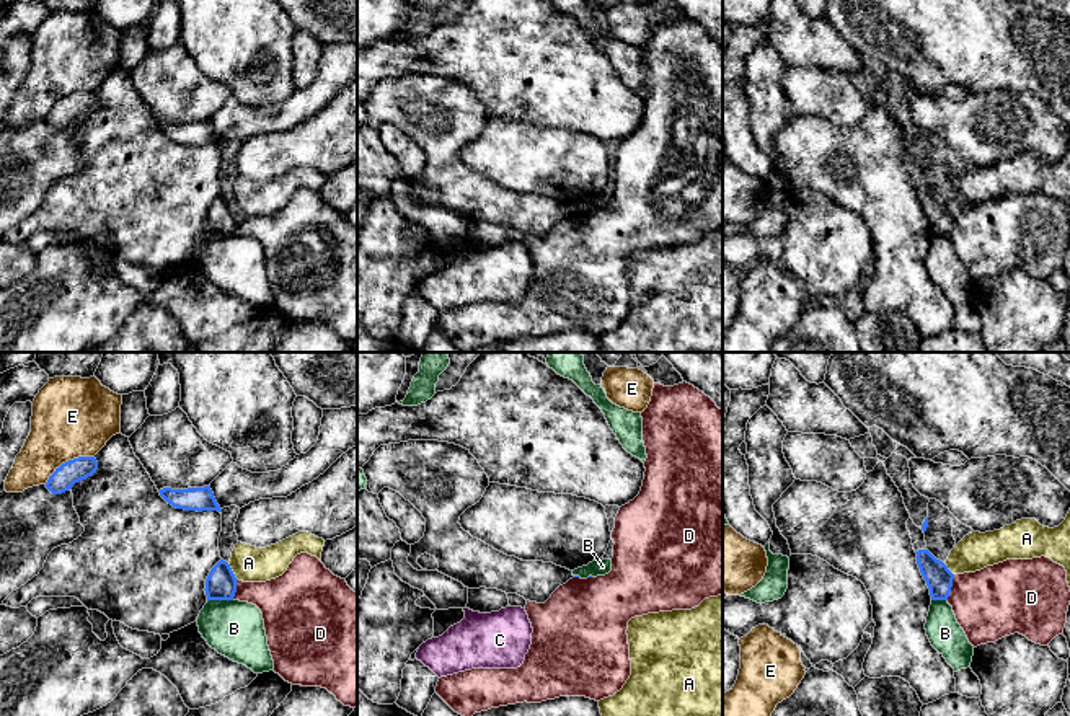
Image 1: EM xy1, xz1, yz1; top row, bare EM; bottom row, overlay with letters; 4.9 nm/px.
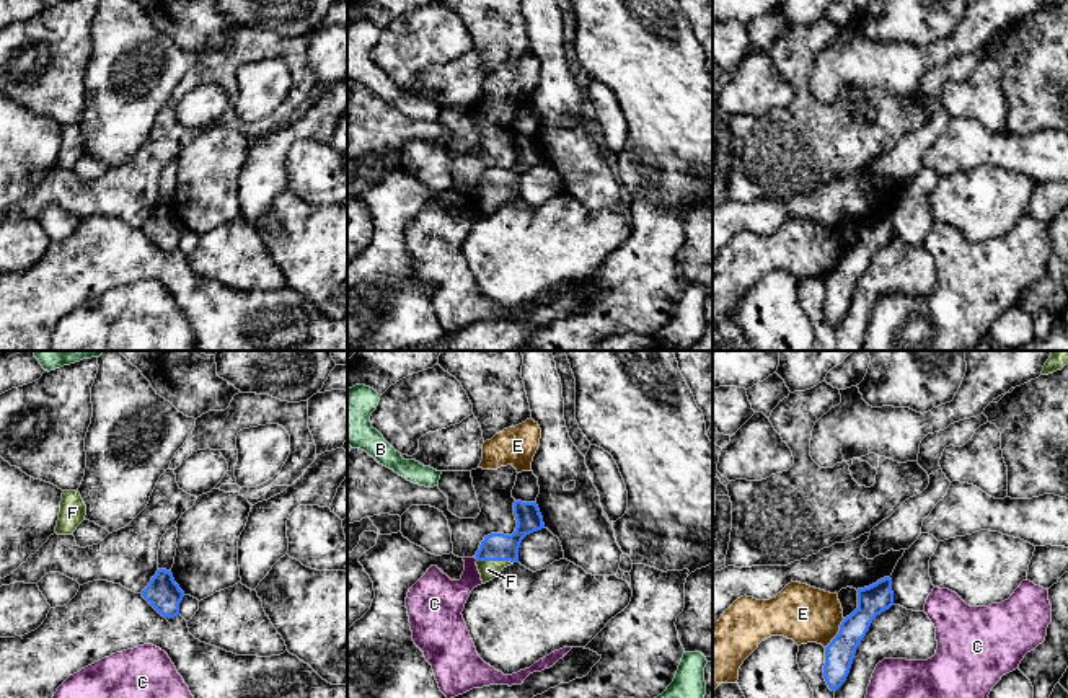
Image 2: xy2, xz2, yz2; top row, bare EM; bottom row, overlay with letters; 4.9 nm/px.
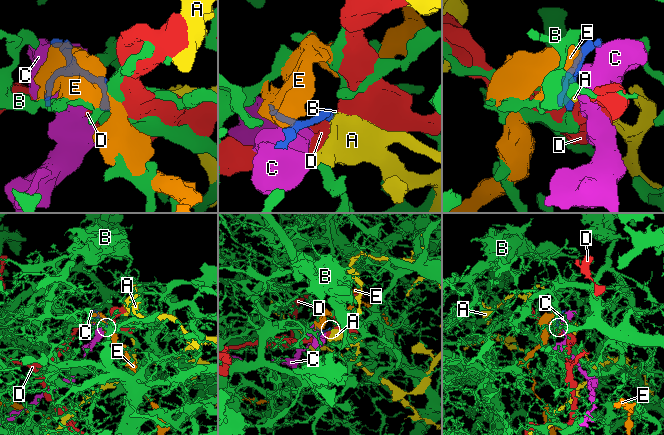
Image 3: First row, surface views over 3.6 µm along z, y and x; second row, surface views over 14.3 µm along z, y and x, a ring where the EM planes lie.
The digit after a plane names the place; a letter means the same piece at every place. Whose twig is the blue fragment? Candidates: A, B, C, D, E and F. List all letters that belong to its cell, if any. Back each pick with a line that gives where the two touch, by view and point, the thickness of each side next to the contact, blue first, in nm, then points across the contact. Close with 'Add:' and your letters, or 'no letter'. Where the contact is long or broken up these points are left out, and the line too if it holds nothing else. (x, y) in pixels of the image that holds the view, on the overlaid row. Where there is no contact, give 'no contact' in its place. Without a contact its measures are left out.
F: meets blue in xz2 at (496, 560); 140 nm thick on the blue side, 90 nm on the other; runs through xz2 (496, 547), (496, 560), (488, 569)
Add: F

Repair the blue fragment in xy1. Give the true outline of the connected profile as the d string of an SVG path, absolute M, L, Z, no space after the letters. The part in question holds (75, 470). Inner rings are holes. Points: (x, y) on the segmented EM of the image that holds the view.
M78 457L62 463L55 471L49 476L46 488L52 494L62 494L82 480L86 480L98 470L98 462L95 457Z

